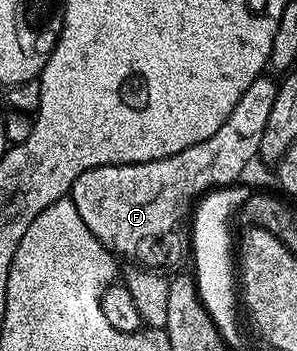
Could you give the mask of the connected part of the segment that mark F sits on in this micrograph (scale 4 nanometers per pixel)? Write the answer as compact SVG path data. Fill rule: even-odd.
M261 74L257 80L250 82L246 94L238 98L238 106L206 138L206 142L198 142L194 146L186 146L186 150L178 150L178 154L170 154L170 158L162 158L154 162L141 164L107 164L94 170L86 170L86 174L78 174L74 182L70 199L78 206L78 215L86 222L86 230L102 242L117 257L132 260L133 265L147 270L165 270L176 268L187 261L190 256L190 213L200 197L216 188L226 188L237 183L240 175L248 168L248 163L259 157L262 146L262 130L266 130L266 121L270 118L270 109L274 106L277 81L271 80L268 74Z

